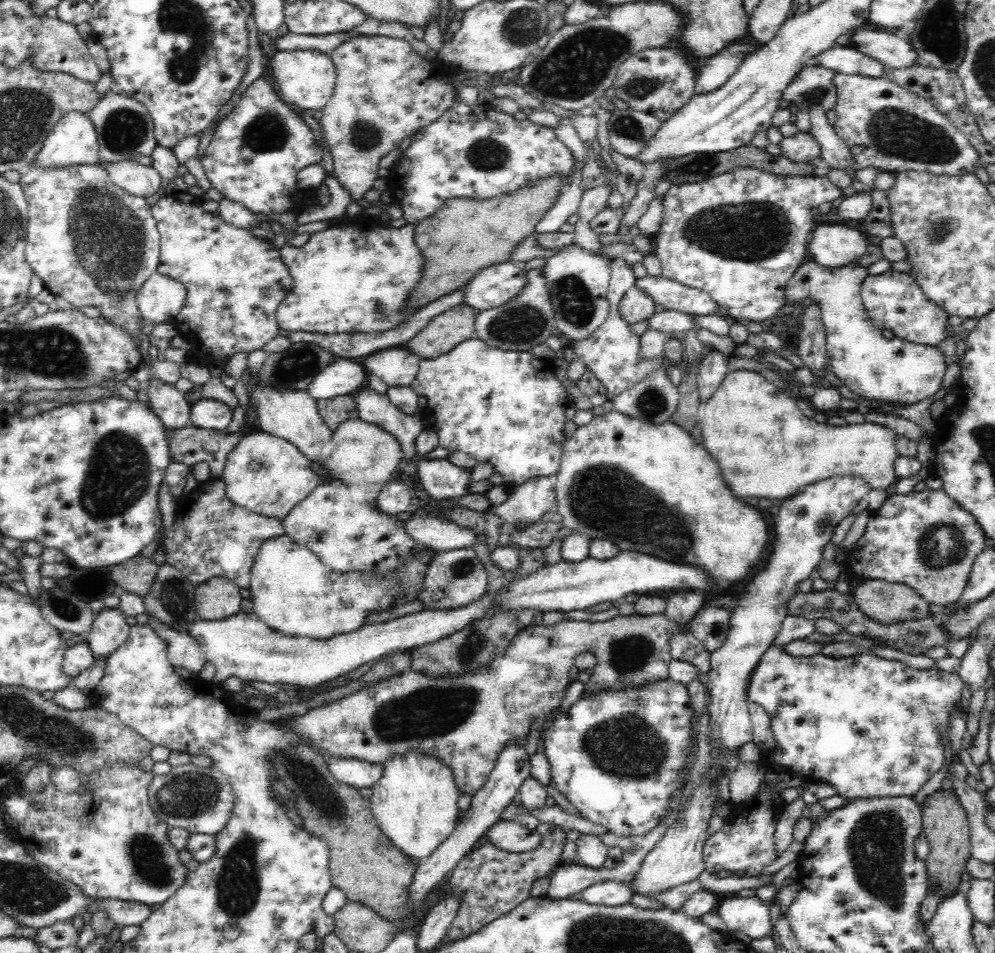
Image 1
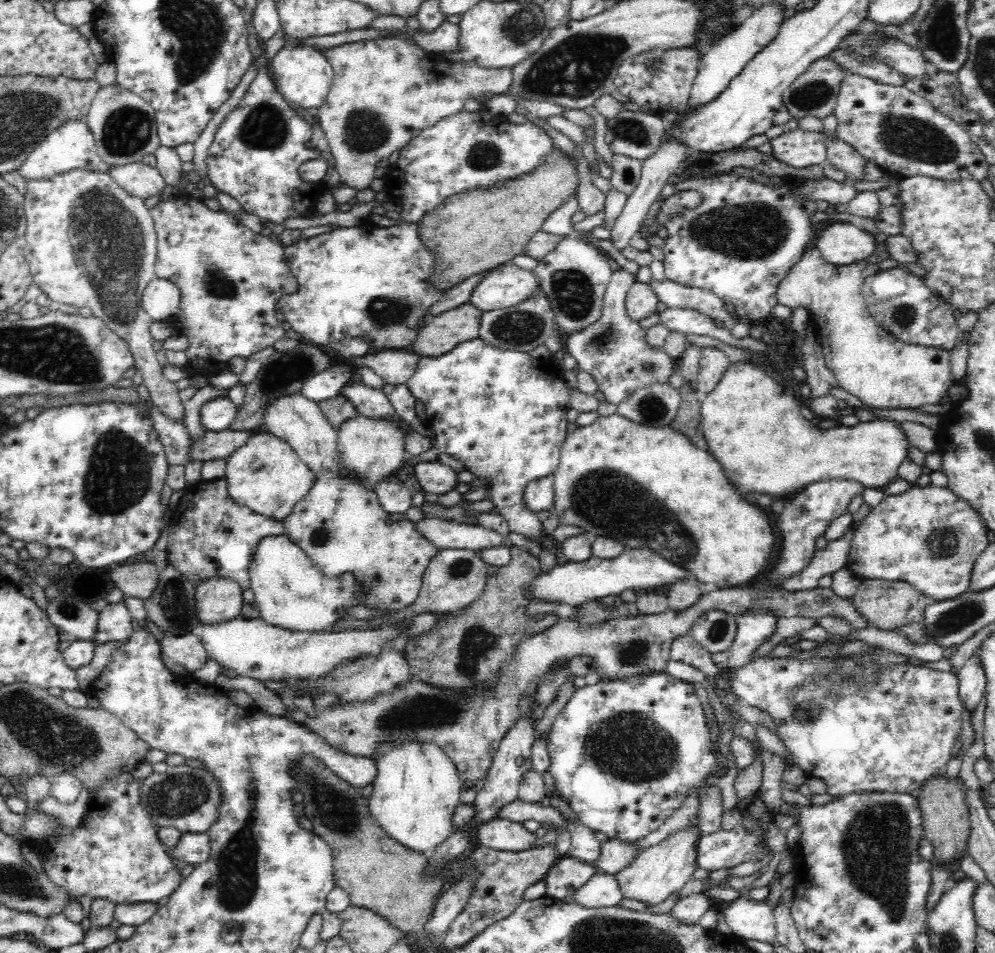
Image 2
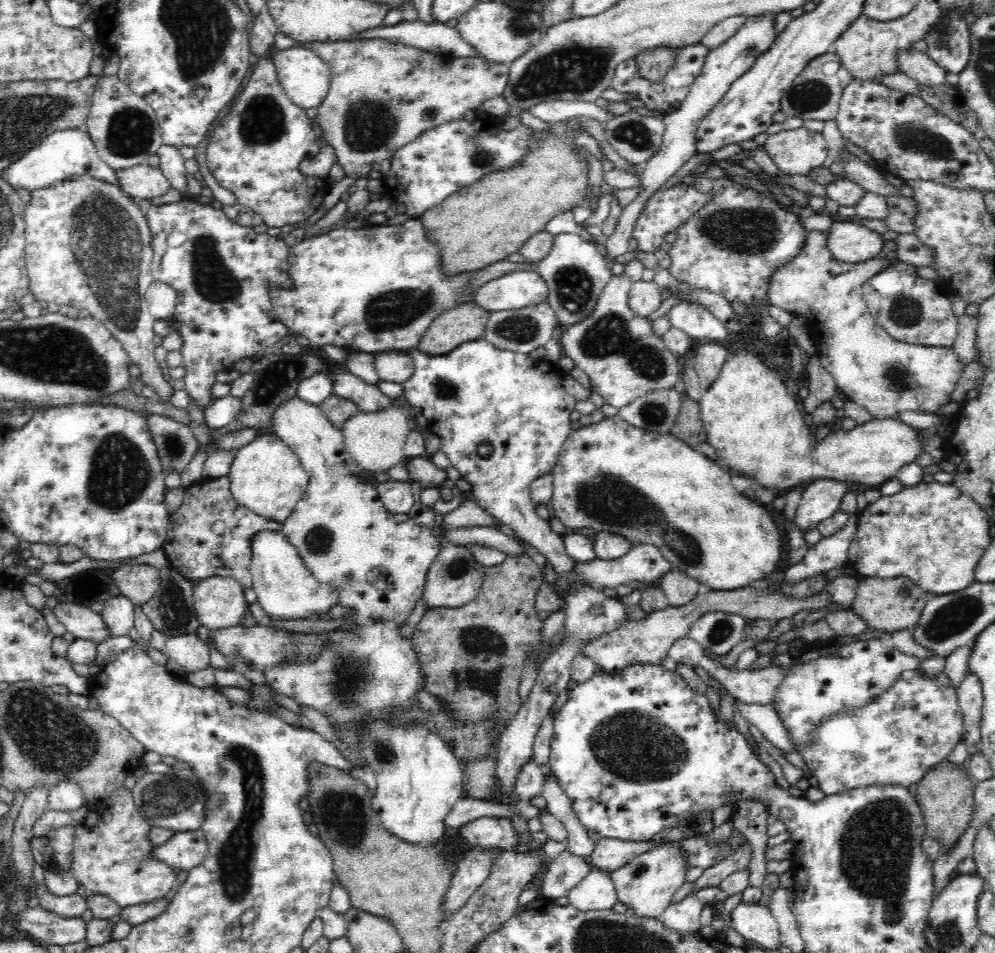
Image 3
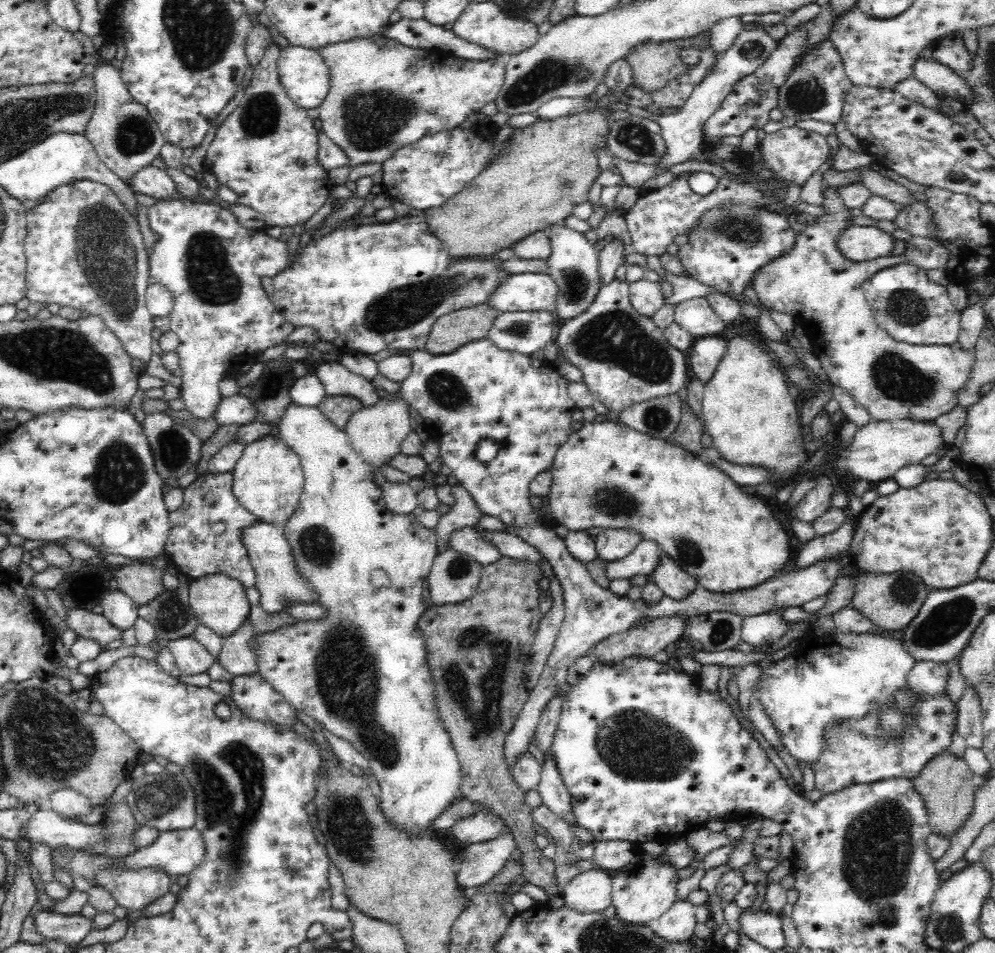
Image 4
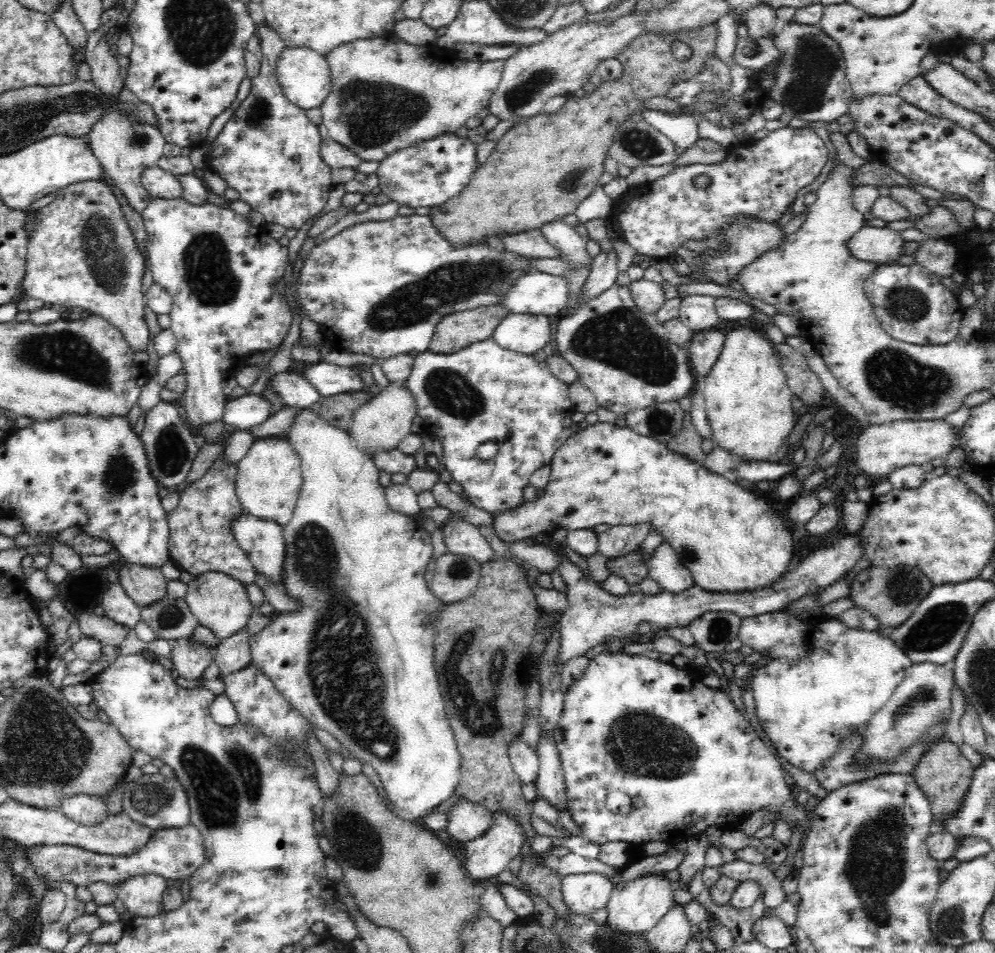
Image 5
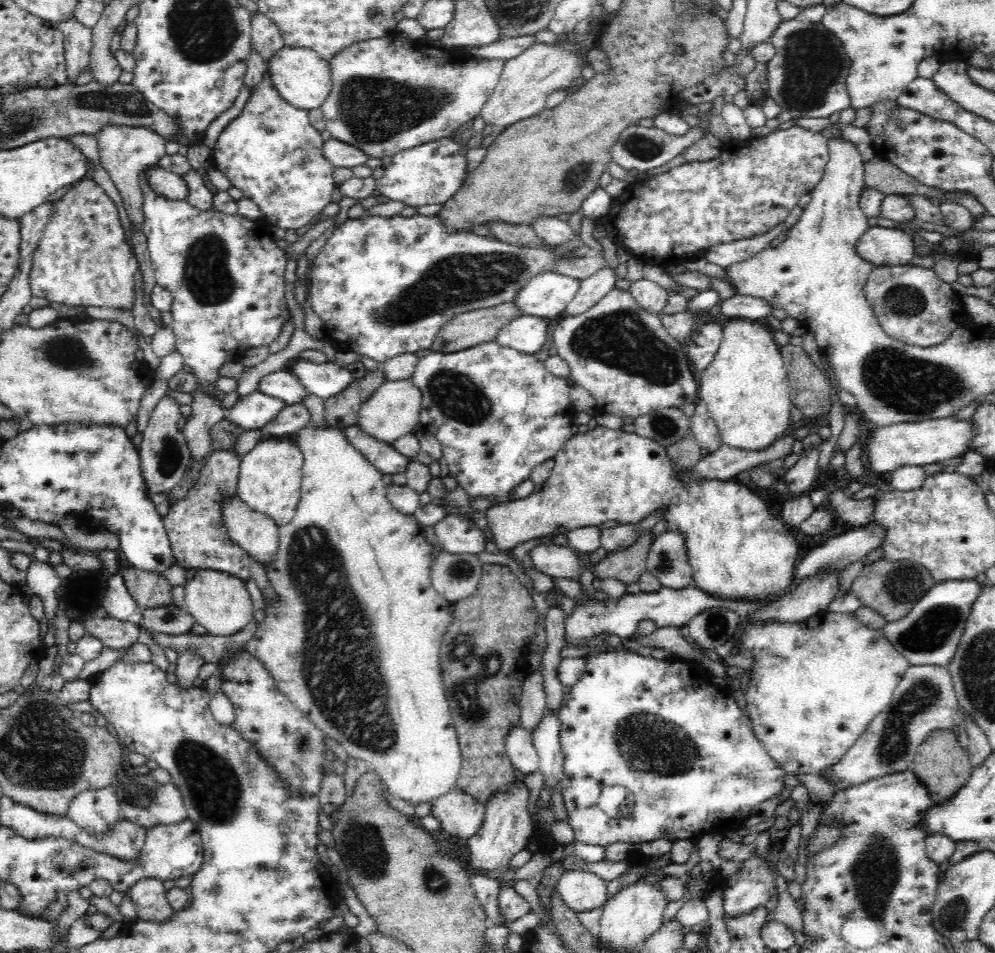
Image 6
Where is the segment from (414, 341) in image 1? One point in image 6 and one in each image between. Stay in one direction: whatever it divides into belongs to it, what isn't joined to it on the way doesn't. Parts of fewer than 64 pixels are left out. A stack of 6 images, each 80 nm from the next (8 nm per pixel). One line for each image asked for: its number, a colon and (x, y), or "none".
2: (442, 333)
3: (467, 322)
4: (455, 329)
5: (458, 330)
6: (468, 329)

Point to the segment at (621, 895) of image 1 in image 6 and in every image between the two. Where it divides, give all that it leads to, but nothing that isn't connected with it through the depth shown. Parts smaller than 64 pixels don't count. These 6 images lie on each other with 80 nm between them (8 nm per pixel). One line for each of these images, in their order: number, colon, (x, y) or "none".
2: (601, 891)
3: (595, 891)
4: (588, 892)
5: (583, 893)
6: (580, 890)

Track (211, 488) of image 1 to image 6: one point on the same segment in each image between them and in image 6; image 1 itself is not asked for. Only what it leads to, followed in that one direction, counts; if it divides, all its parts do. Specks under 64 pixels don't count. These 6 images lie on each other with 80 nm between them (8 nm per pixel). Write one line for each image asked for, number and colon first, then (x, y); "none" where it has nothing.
2: (209, 535)
3: (191, 546)
4: (194, 548)
5: (200, 540)
6: (198, 538)

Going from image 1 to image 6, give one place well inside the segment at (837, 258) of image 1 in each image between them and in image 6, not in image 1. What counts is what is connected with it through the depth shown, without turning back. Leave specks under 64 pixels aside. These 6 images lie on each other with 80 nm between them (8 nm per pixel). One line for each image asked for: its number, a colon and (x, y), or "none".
2: (841, 243)
3: (851, 242)
4: (858, 243)
5: (883, 246)
6: (881, 246)

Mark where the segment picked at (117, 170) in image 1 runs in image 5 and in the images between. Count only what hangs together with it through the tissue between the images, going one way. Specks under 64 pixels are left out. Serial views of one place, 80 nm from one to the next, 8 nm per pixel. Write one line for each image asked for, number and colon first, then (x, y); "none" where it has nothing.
2: (140, 180)
3: (144, 182)
4: (152, 182)
5: (158, 183)

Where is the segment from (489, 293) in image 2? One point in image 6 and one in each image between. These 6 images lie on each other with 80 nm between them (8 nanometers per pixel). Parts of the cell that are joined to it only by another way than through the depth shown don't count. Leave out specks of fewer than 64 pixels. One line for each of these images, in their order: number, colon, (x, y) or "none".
3: (517, 290)
4: (525, 292)
5: (537, 293)
6: (548, 295)

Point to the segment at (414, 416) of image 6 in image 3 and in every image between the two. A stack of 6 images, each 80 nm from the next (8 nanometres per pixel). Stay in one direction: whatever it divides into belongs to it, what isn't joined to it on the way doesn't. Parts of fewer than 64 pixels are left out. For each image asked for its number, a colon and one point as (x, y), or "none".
3: (375, 440)
4: (375, 432)
5: (381, 423)

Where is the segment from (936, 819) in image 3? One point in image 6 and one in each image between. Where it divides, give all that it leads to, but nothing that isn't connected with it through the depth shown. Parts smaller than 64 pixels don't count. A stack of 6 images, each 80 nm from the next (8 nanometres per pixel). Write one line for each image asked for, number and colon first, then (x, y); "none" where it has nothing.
4: (947, 785)
5: (943, 773)
6: (941, 763)

